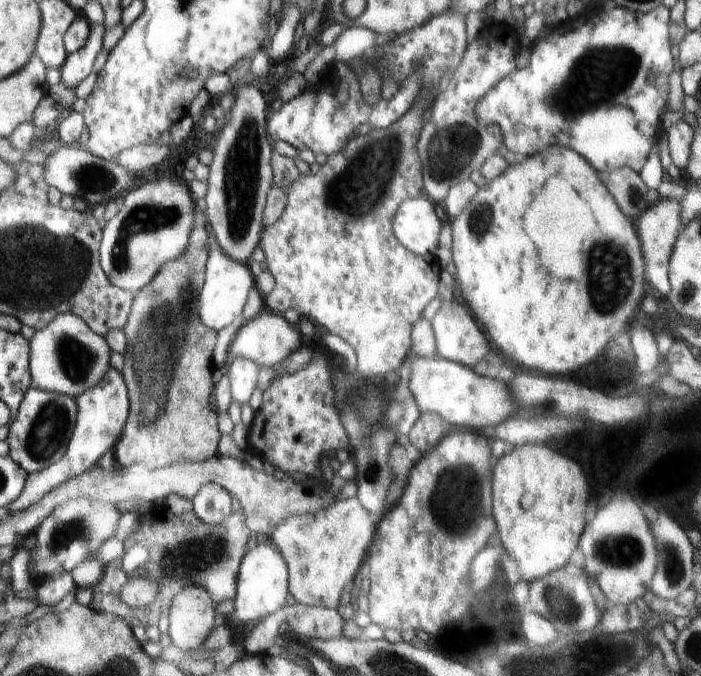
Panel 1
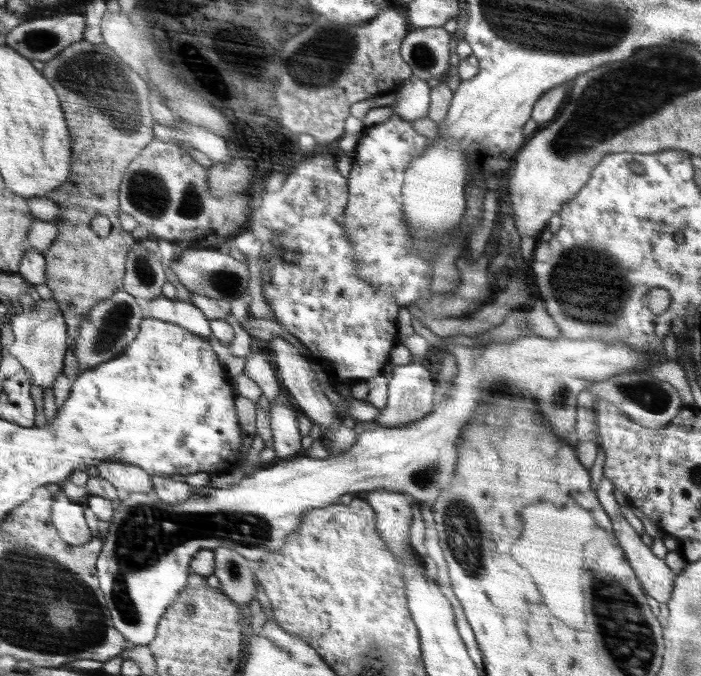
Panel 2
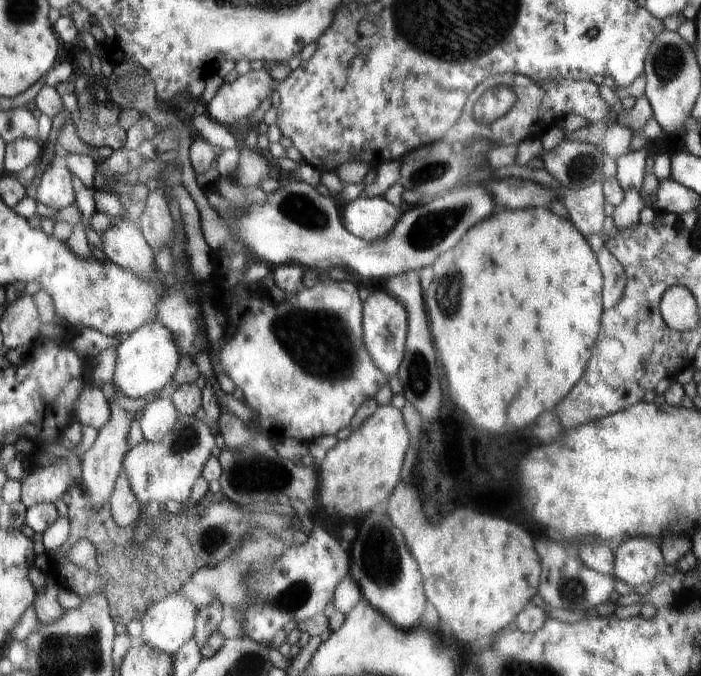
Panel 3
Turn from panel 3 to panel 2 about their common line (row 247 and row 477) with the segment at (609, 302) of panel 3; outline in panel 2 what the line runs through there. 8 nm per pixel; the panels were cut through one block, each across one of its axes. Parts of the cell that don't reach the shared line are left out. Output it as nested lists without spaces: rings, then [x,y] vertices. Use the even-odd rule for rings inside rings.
[[[602,476],[601,483],[597,489],[597,496],[600,504],[606,511],[606,514],[610,517],[613,532],[616,534],[618,542],[620,542],[620,548],[624,550],[626,560],[628,560],[628,564],[630,564],[635,575],[638,577],[645,594],[652,596],[652,598],[655,598],[659,603],[667,603],[668,600],[670,600],[674,588],[676,573],[664,562],[664,559],[661,559],[652,553],[651,547],[648,547],[642,542],[640,535],[636,533],[636,530],[628,523],[628,521],[626,521],[626,518],[624,518],[624,514],[621,511],[621,506],[614,496],[614,489],[615,487],[612,480],[606,478],[606,476]]]

